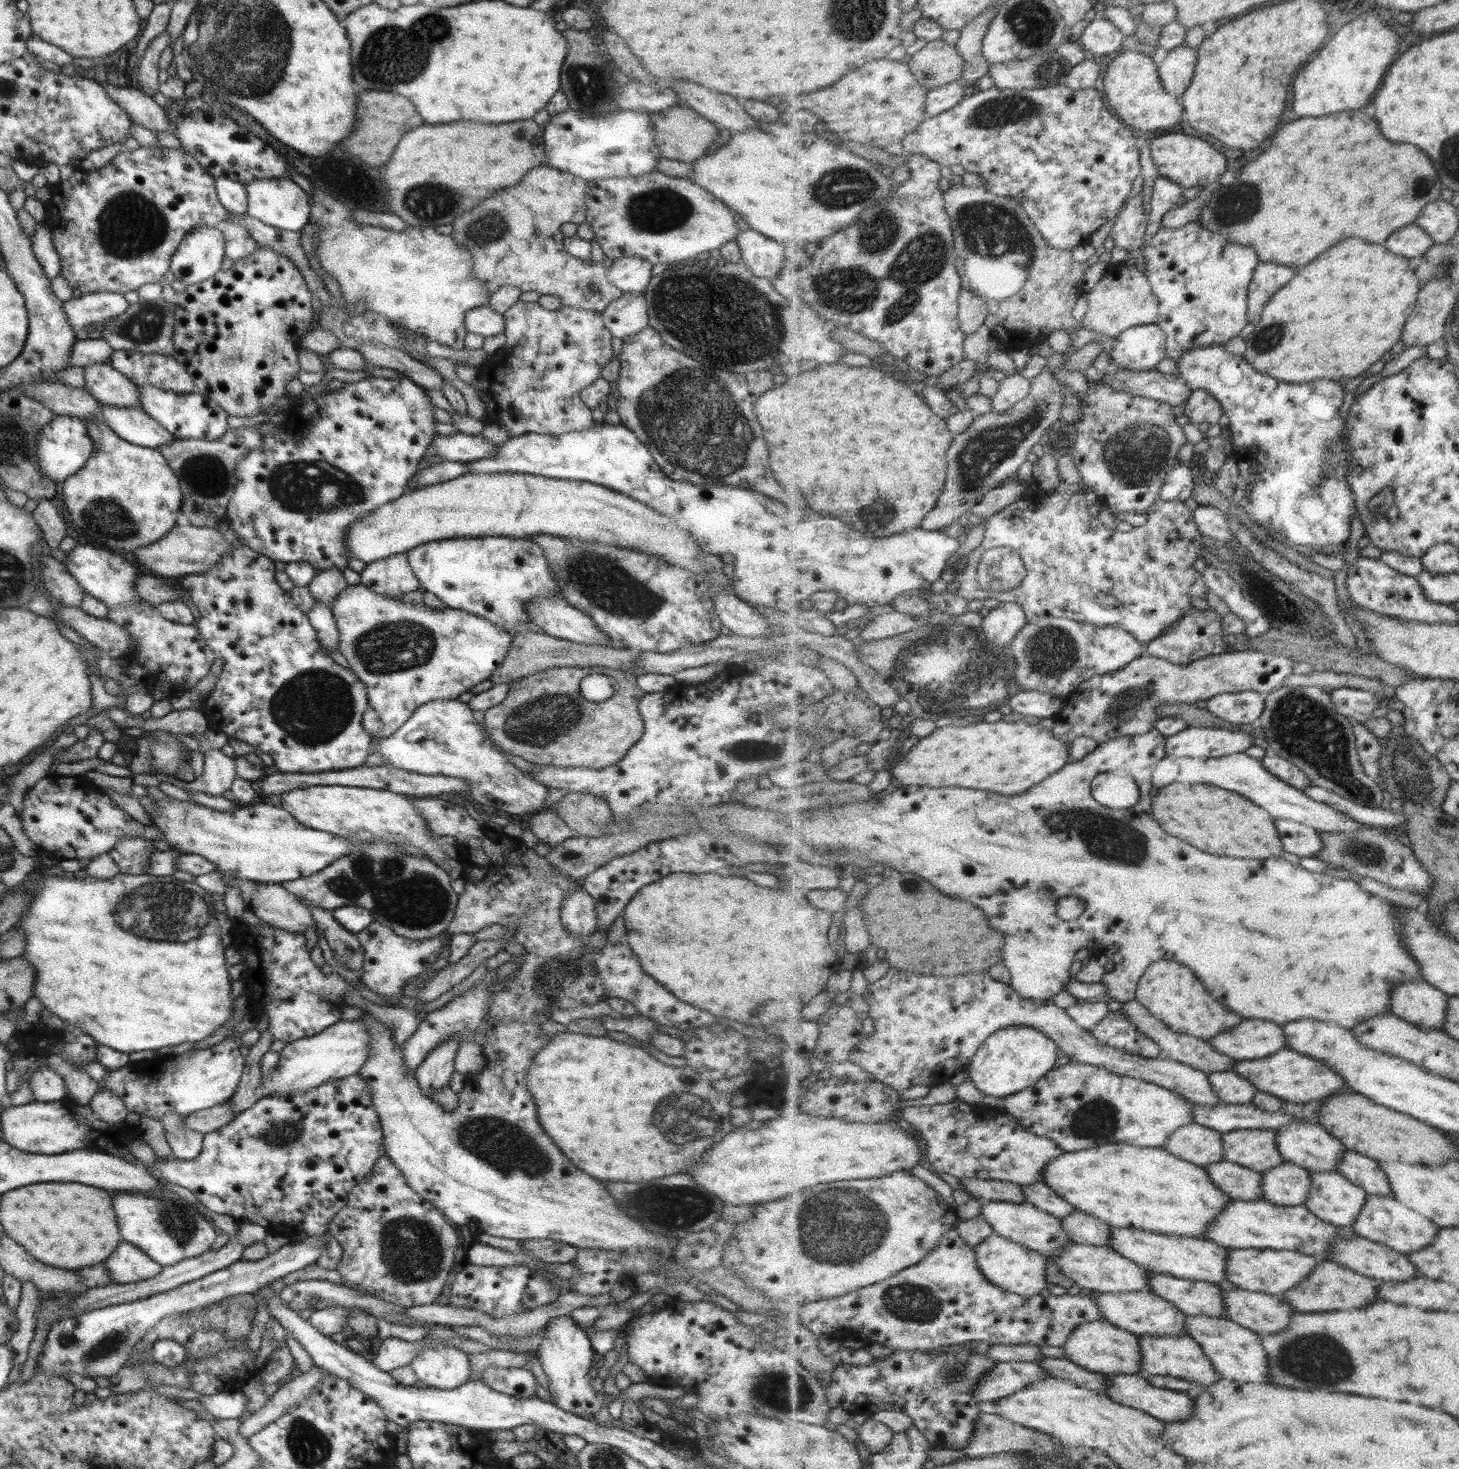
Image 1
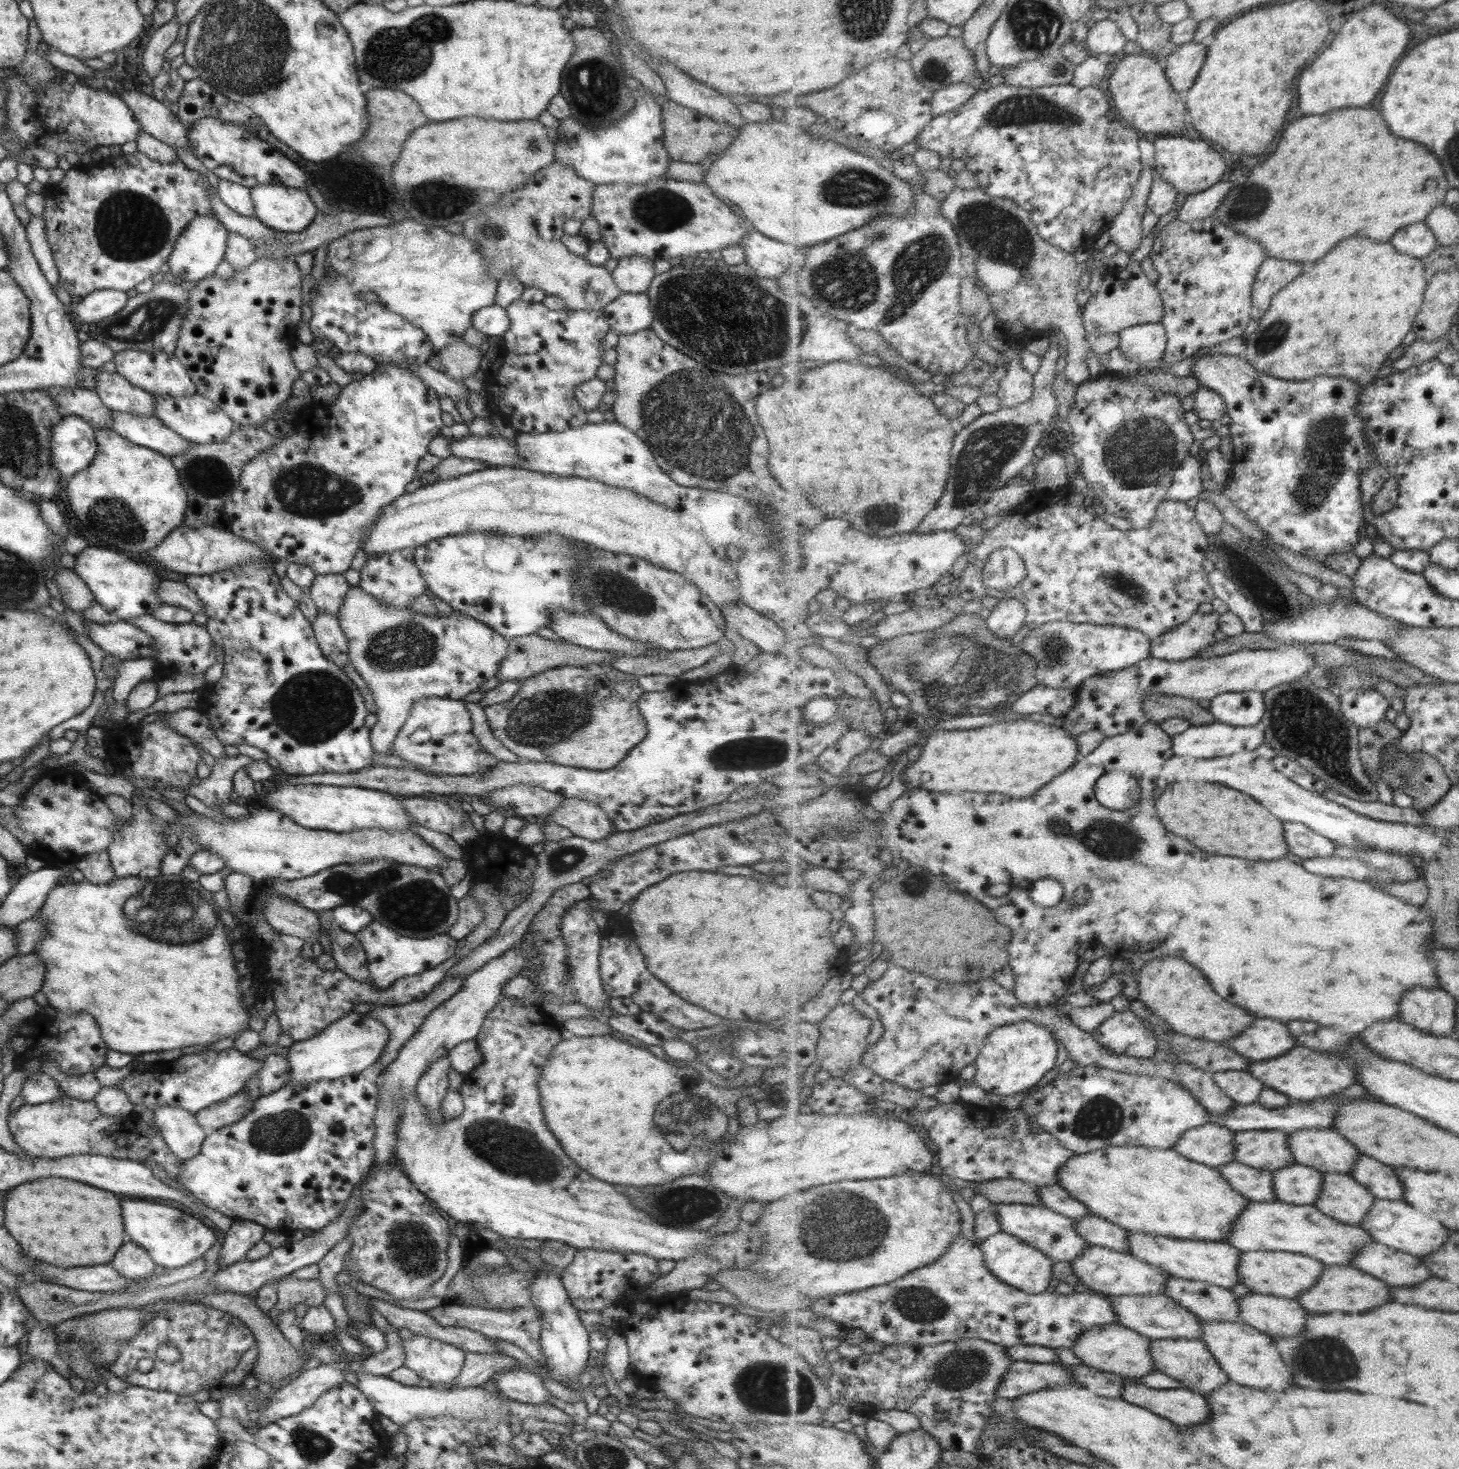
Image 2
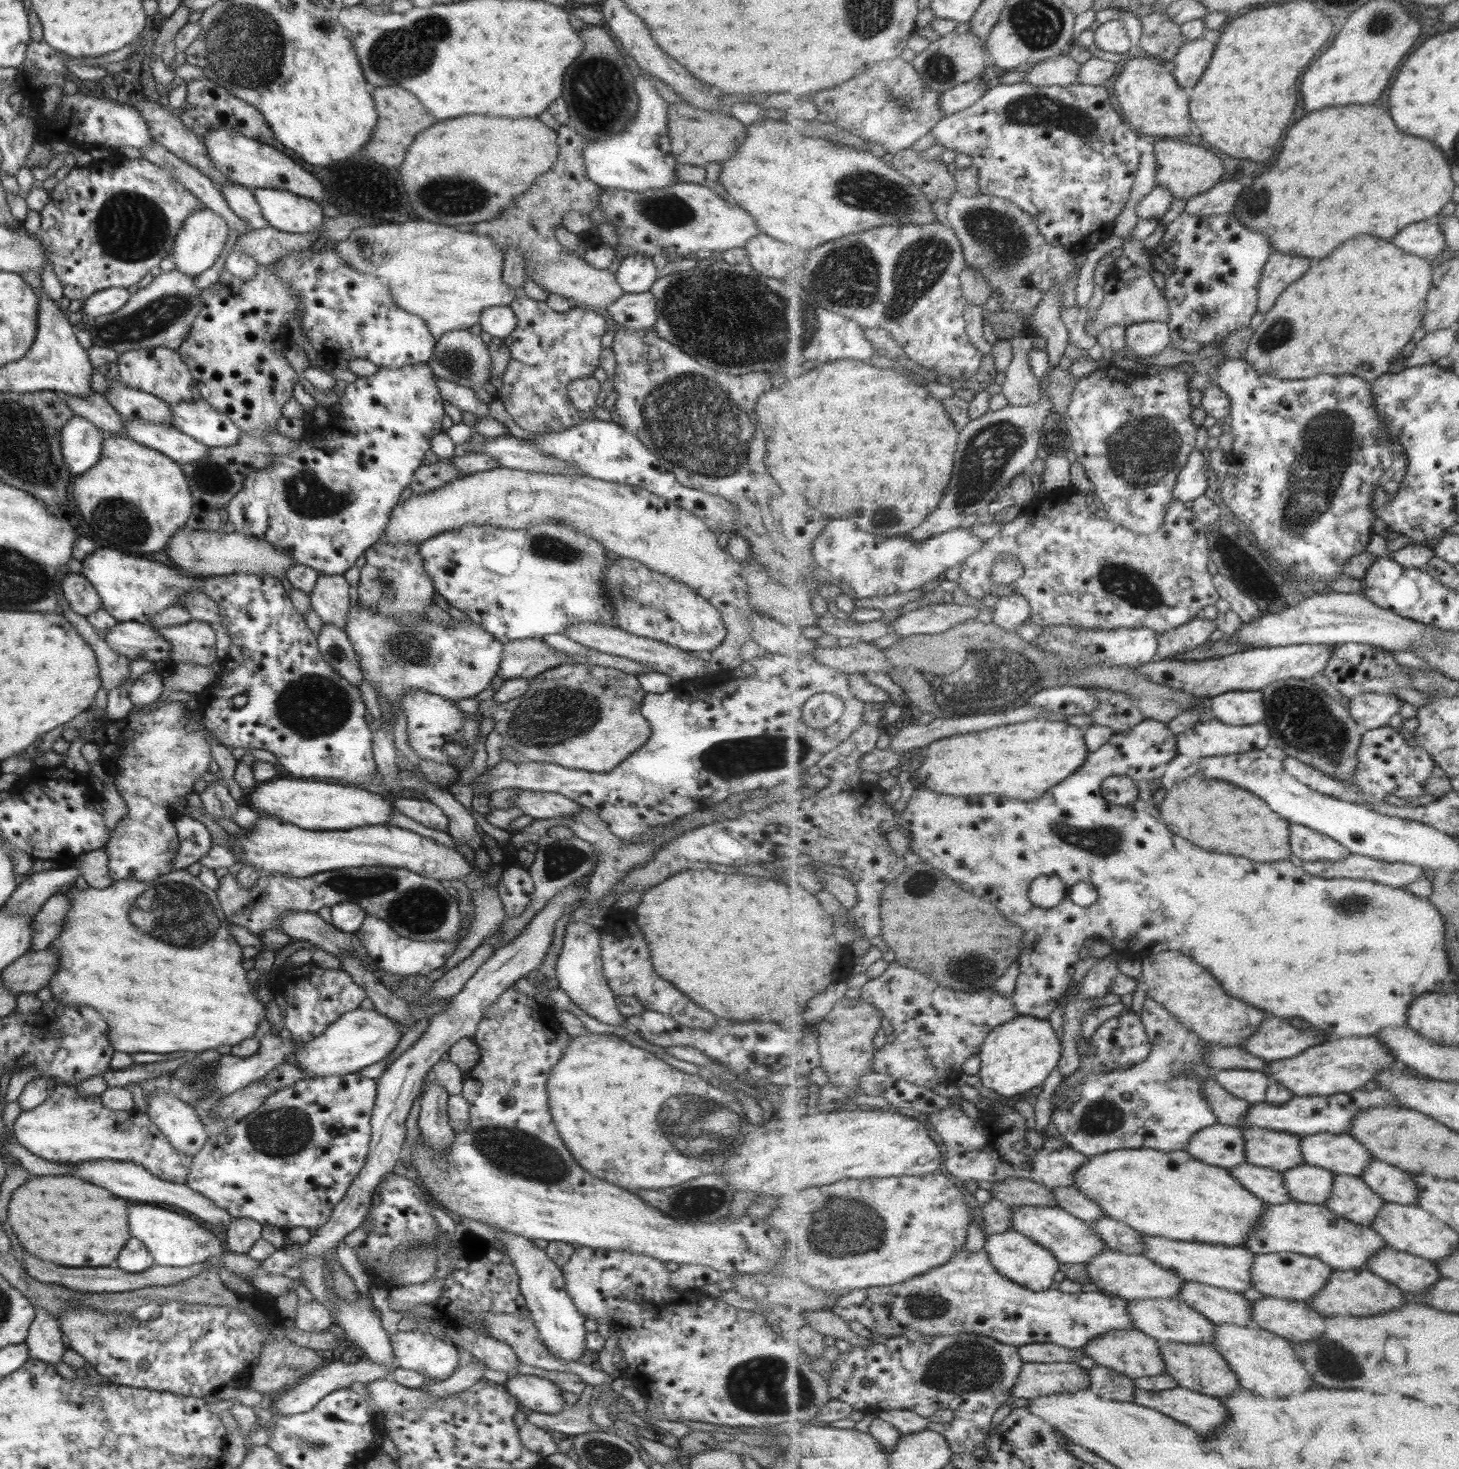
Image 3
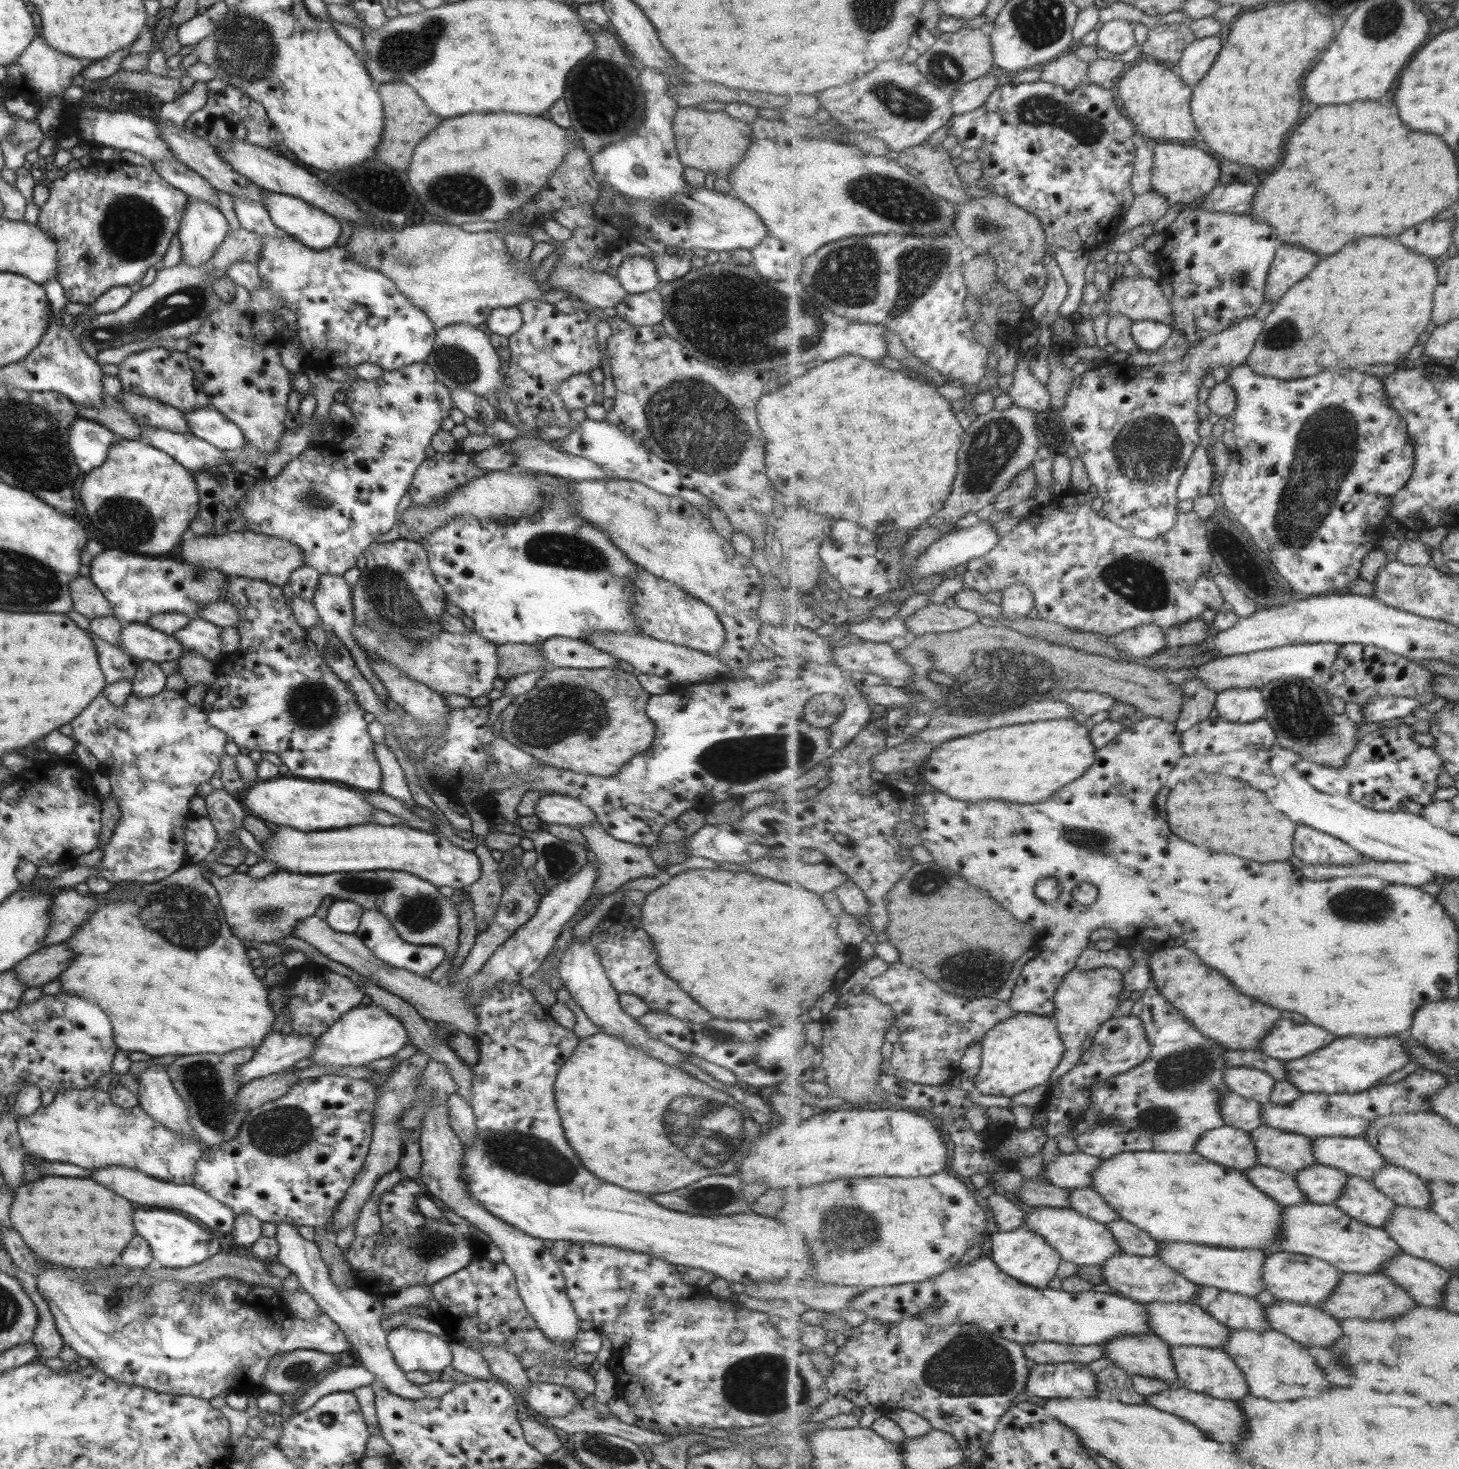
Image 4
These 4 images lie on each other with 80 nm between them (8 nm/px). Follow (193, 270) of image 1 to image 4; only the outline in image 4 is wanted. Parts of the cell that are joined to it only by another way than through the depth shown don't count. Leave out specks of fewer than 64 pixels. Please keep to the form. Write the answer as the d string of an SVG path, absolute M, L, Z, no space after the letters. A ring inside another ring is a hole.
M189 197L177 234L180 262L201 266L215 254L228 232L228 224L217 206Z

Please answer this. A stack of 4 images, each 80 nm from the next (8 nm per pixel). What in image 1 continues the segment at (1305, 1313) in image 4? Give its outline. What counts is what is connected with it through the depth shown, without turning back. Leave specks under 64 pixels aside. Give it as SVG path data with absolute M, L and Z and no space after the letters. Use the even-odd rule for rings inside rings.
M1237 1287L1223 1291L1225 1318L1231 1319L1257 1333L1284 1331L1297 1313L1280 1295L1260 1293Z

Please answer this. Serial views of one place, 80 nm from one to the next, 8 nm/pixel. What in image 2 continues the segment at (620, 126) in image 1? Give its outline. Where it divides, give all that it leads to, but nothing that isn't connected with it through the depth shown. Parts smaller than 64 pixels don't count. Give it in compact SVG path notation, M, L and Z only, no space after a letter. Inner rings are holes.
M642 94L633 106L617 122L606 124L601 128L590 129L577 122L573 117L558 120L557 131L549 134L552 145L555 148L555 163L561 167L567 167L579 174L583 180L595 184L624 184L629 186L641 186L647 182L665 179L665 170L669 156L662 143L662 130L660 123L660 106L651 95Z

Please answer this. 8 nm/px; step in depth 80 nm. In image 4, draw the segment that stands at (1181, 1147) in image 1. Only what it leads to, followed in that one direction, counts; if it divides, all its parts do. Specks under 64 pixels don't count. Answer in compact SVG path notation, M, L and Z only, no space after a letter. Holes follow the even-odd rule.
M1228 1125L1221 1126L1221 1128L1211 1130L1203 1135L1202 1141L1197 1142L1197 1153L1204 1158L1211 1159L1213 1162L1241 1171L1259 1165L1259 1148L1255 1147L1254 1136L1252 1136L1251 1132Z

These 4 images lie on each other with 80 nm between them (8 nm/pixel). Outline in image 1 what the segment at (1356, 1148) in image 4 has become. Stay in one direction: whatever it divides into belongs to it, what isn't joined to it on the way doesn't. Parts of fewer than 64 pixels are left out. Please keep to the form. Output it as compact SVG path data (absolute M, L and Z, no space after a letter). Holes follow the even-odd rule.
M1315 1122L1314 1124L1291 1124L1277 1130L1277 1147L1283 1155L1285 1163L1302 1166L1311 1172L1337 1171L1338 1162L1343 1159L1349 1149L1331 1135L1327 1129Z

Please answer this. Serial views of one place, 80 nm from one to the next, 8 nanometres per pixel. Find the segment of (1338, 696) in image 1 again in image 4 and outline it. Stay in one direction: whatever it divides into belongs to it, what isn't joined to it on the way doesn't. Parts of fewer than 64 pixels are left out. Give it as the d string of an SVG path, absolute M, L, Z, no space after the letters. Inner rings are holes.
M1395 696L1375 698L1362 708L1362 712L1368 722L1387 722L1393 718L1410 715L1418 708L1421 708L1421 704L1414 697Z

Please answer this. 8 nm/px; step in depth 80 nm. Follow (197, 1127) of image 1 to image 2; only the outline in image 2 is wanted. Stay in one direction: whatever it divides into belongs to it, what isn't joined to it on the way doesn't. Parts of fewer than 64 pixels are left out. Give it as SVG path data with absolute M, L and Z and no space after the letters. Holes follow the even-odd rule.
M246 1092L239 1093L206 1106L202 1110L195 1112L195 1123L201 1129L208 1131L218 1131L221 1127L227 1127L237 1123L243 1115L251 1110L253 1100L248 1100Z

